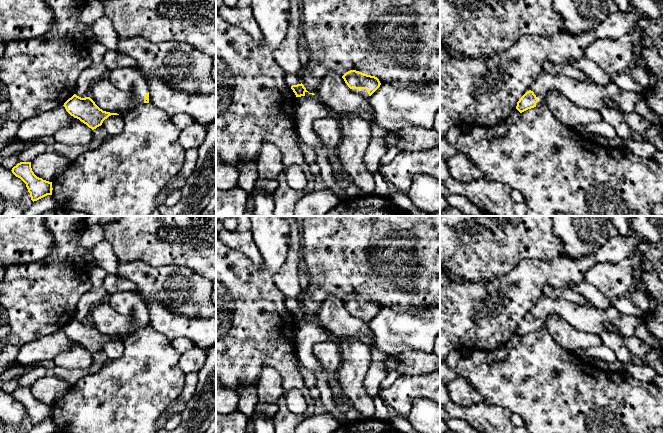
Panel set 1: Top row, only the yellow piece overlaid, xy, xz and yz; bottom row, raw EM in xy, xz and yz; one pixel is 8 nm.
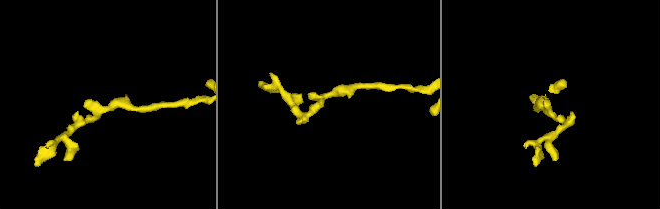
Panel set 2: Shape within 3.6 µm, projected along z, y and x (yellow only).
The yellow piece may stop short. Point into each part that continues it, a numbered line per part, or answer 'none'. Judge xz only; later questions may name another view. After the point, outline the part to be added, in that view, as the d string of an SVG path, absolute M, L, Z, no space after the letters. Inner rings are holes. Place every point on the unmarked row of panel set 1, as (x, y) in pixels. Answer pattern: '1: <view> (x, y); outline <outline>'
1: xz (363, 316); outline M353 312L351 314L353 316L359 317L360 319L362 319L366 323L369 323L369 321L370 321L366 313L355 313L355 312Z

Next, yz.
1: yz (587, 318); outline M541 296L537 304L530 310L538 326L536 331L544 328L546 318L556 315L578 330L601 336L605 330L603 325L609 323L613 329L611 333L622 339L635 334L635 329L642 319L620 313L612 305L607 309L597 309L593 305L577 305L566 300Z

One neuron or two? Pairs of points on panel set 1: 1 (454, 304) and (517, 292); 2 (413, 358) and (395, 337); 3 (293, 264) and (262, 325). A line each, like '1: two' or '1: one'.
1: one
2: two
3: two

